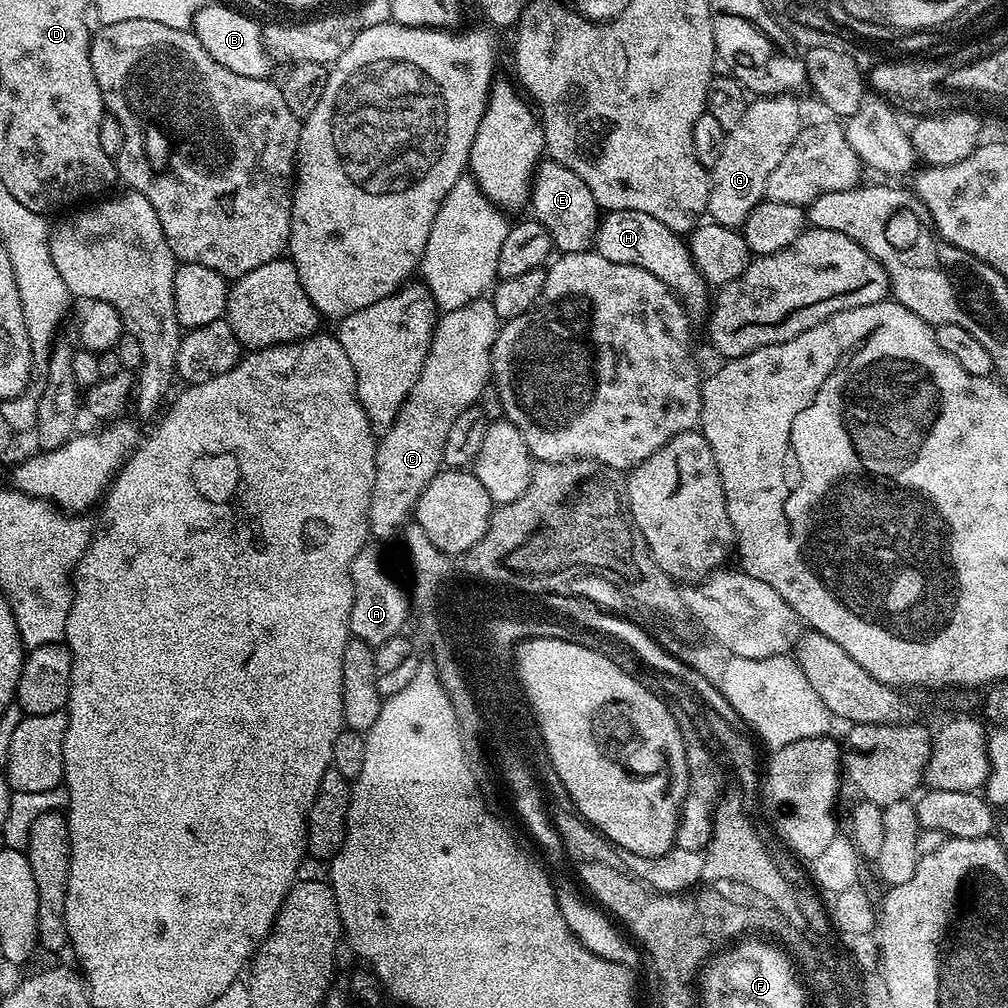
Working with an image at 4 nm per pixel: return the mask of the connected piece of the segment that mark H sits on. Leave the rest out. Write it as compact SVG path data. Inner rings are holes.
M638 210L605 211L596 230L594 248L602 258L610 258L610 262L650 270L654 278L661 280L675 296L680 297L693 317L703 317L709 311L710 285L692 261L691 250L677 233L658 222L658 218L650 218L650 214L642 214Z

